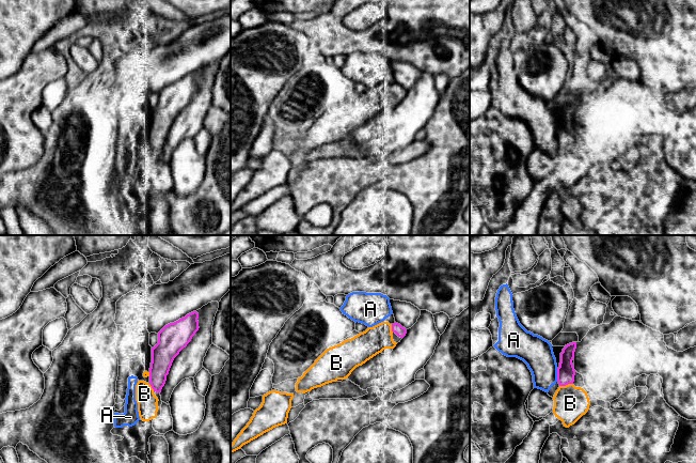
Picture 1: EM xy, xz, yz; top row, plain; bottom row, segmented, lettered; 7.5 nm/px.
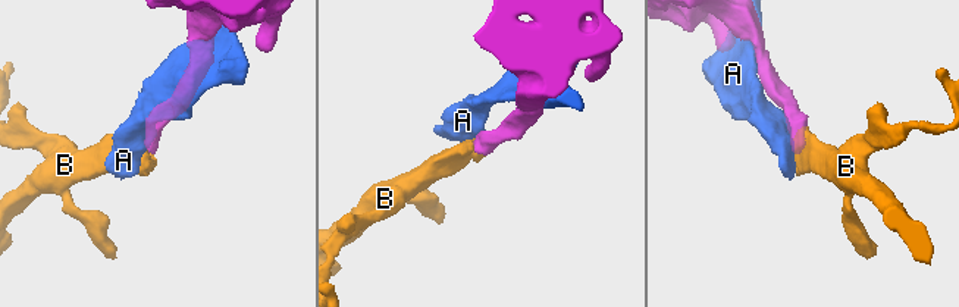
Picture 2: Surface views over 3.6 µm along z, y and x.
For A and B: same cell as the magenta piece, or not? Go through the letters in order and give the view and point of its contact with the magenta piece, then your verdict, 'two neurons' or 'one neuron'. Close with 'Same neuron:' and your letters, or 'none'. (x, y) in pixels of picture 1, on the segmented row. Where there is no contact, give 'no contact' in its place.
A: yz (557, 374) | two neurons
B: yz (566, 384) | one neuron
Same neuron: B

